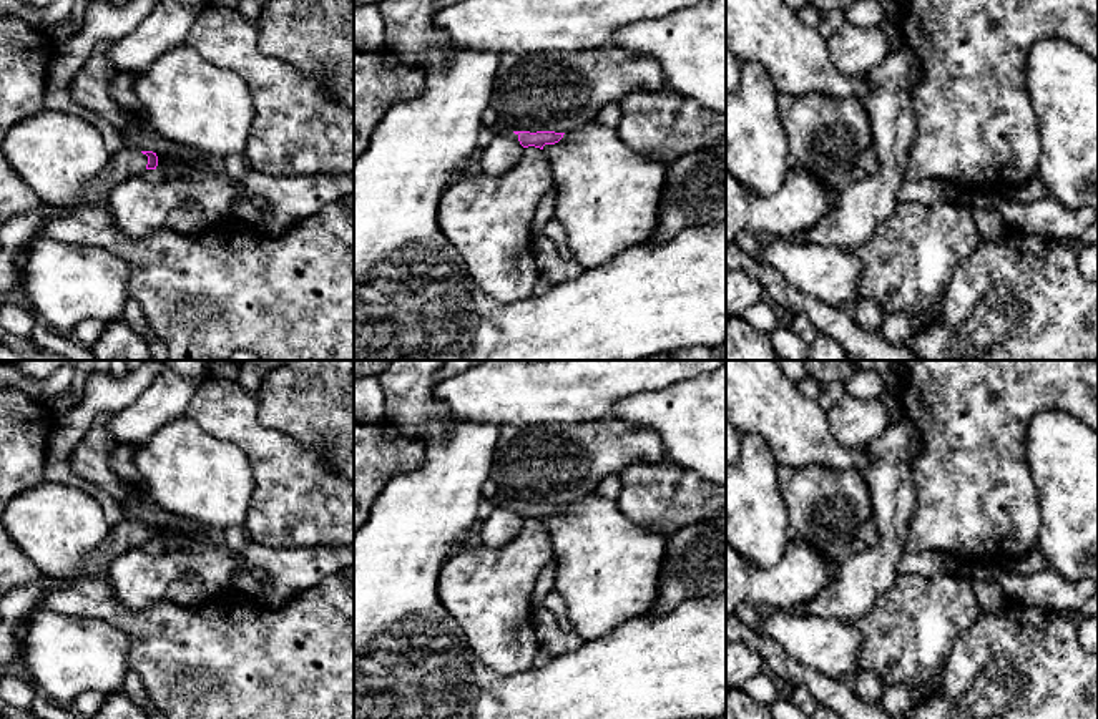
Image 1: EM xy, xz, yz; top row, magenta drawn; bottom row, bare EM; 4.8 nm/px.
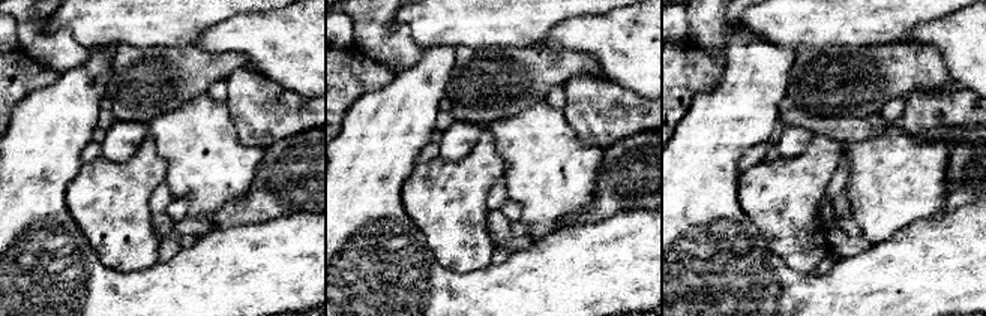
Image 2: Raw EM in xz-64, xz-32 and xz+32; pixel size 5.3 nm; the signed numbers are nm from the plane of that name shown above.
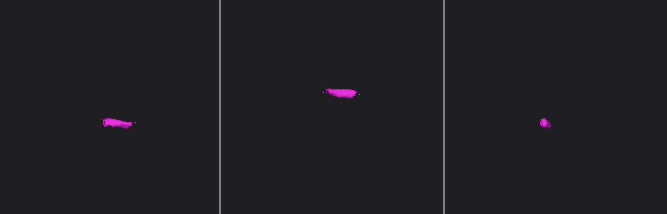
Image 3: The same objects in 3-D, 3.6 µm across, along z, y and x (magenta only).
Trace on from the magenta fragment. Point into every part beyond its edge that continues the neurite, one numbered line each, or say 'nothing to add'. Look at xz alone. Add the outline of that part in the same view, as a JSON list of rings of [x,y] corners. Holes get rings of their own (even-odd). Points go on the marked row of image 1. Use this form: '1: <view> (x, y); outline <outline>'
1: xz (497, 130); outline [[[495,125],[495,126],[492,126],[492,131],[493,131],[495,136],[507,136],[507,138],[512,138],[512,139],[518,141],[518,135],[515,135],[508,128]]]

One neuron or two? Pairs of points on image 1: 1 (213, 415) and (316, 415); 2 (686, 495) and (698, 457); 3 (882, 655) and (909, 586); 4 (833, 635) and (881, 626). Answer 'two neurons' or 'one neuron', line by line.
1: two neurons
2: two neurons
3: one neuron
4: two neurons

